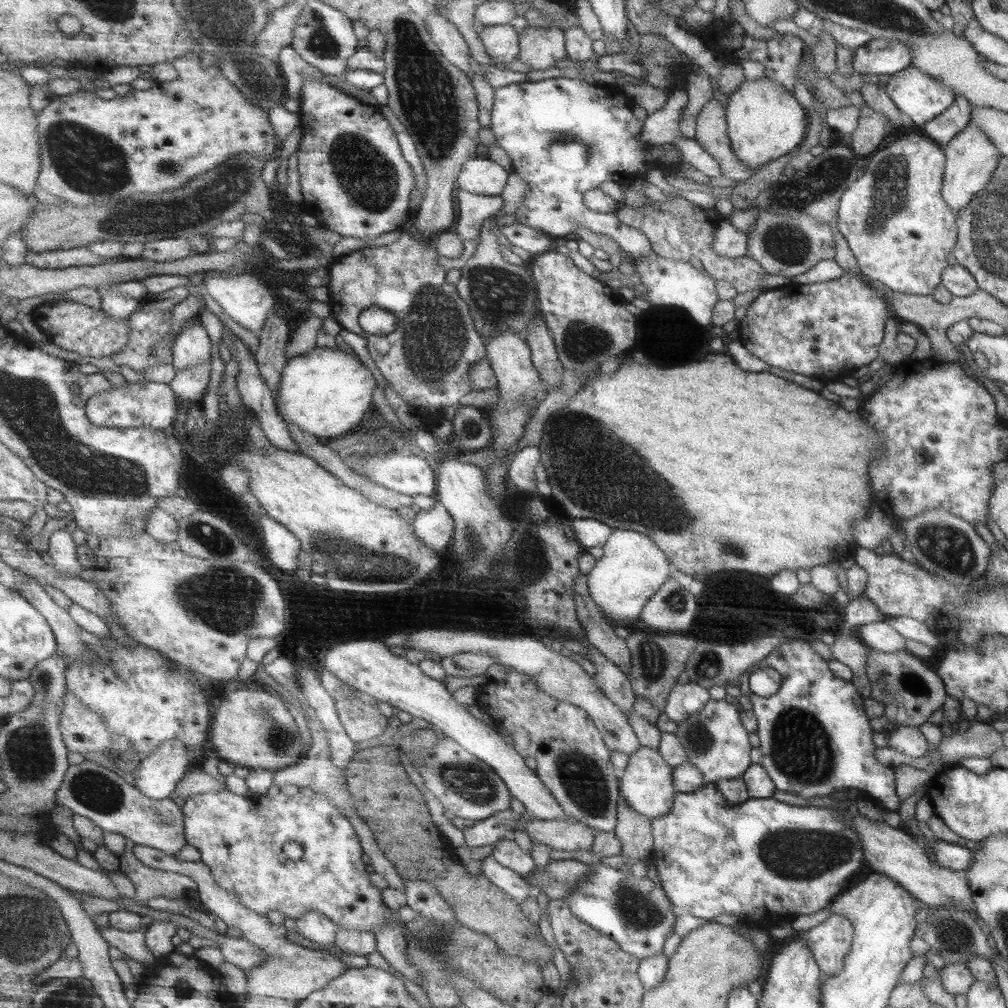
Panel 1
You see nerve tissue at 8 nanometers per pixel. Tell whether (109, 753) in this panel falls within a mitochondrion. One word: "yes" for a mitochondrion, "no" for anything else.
yes

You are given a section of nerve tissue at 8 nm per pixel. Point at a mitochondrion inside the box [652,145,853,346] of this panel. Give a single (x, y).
(790, 245)

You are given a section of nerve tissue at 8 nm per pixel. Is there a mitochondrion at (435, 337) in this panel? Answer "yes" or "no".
yes

